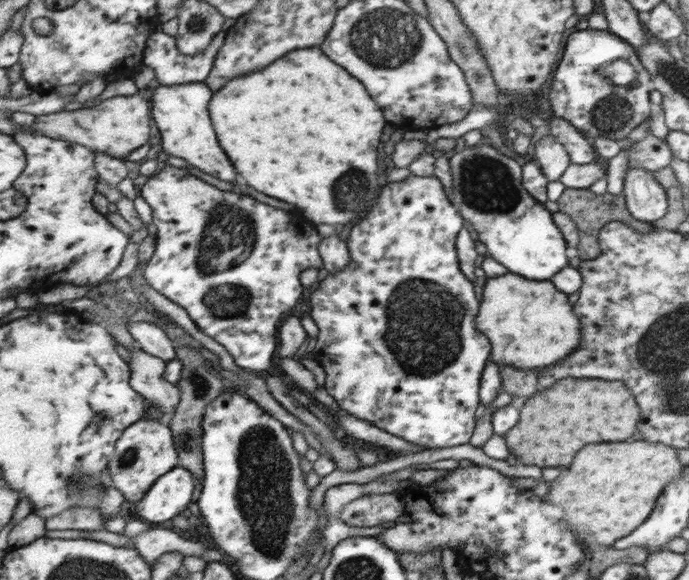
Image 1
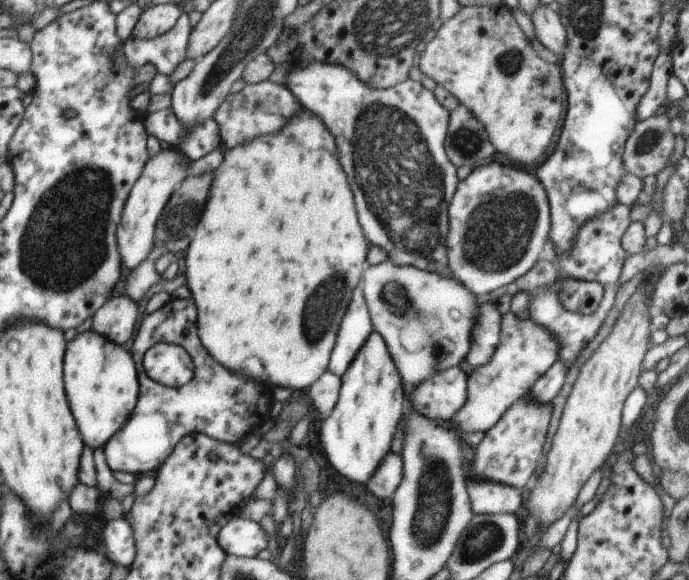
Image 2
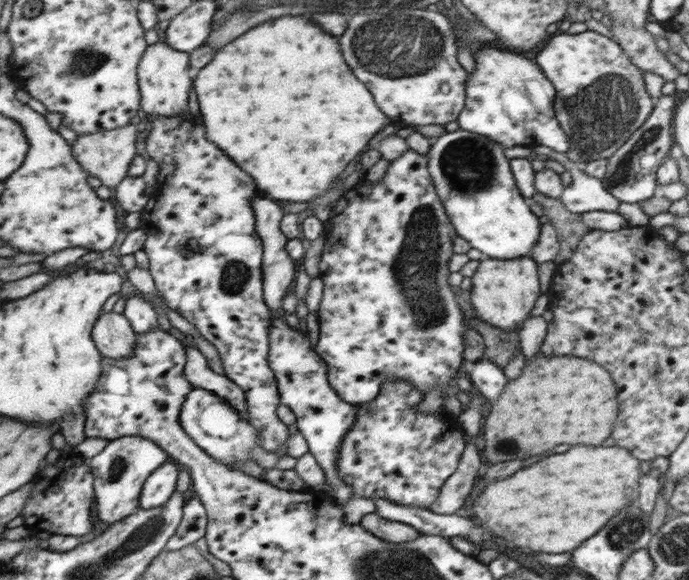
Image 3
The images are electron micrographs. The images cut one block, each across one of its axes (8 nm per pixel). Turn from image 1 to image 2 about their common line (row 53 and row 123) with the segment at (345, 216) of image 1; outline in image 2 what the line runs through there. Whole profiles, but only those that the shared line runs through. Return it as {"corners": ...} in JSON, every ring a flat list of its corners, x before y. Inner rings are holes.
{"corners":[[301,108,303,114,295,116,295,120,289,122,281,132,283,134,267,134,259,136,251,142,245,142,235,148,224,149,221,164,211,172,213,184,211,190,207,192,207,204,205,210,201,212,199,220,194,228,194,234,188,242,184,253,185,282,193,302,197,302,196,326,199,331,200,342,204,348,221,366,233,372,243,372,245,360,259,356,261,362,265,364,265,384,269,386,281,386,281,388,291,388,291,390,305,390,323,374,328,368,327,358,333,348,335,334,340,328,341,318,345,310,351,304,352,292,355,284,359,282,359,276,364,274,363,262,365,262,365,236,361,226,357,224,357,214,353,214,353,196,351,190,345,182,345,174,339,168,339,162,335,158,335,144,331,134,323,128,319,118,311,116,305,108]]}

